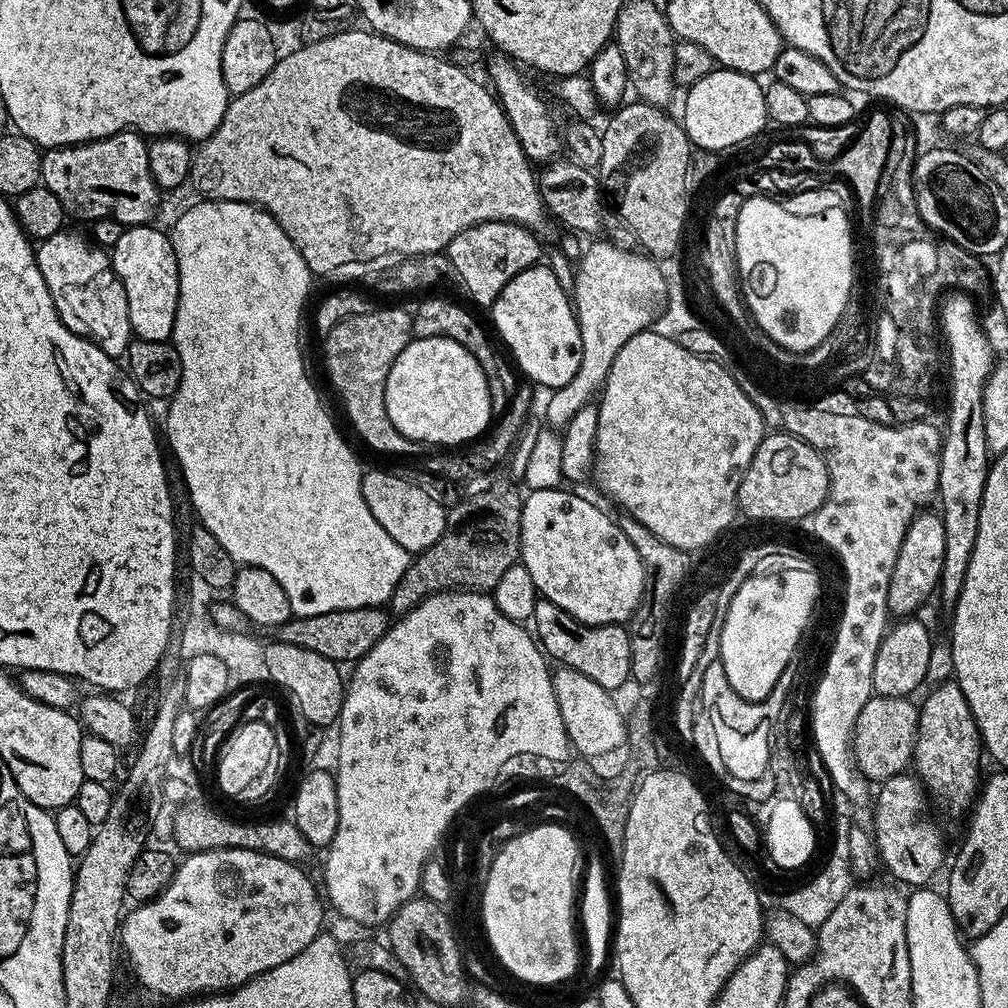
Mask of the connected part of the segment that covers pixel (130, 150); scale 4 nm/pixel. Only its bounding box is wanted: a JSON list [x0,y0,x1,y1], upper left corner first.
[41,130,162,226]

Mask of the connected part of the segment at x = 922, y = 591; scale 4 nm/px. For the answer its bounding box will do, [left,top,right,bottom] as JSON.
[888,510,946,617]

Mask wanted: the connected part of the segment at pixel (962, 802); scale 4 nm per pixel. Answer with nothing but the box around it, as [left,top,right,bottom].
[912,678,982,813]

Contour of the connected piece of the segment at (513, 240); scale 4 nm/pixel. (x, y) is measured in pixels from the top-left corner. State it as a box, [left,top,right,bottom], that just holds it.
[446,220,541,310]

